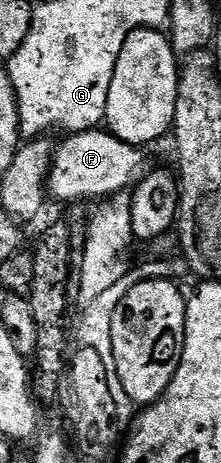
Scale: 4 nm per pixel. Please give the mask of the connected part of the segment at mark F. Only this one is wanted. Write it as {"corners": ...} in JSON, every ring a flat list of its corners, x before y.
{"corners":[[107,130,81,131,69,134,65,139,68,140,61,147,59,144,55,148,52,166,48,169,46,187,51,198,53,195,64,203,72,203,75,199,100,201,131,188,145,170,144,155,140,152,143,150,131,143,123,143]]}

